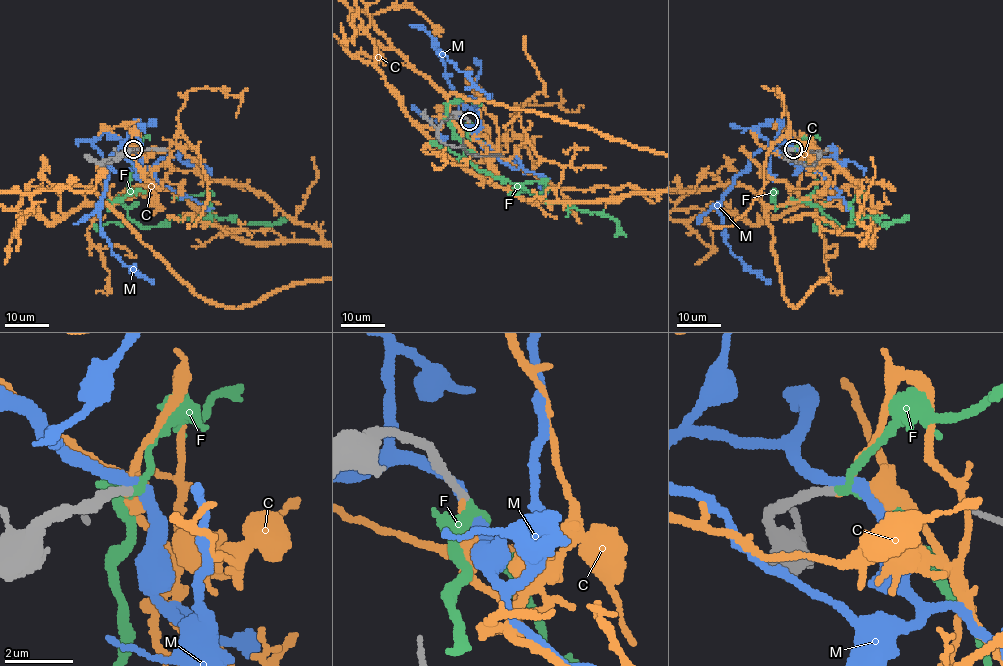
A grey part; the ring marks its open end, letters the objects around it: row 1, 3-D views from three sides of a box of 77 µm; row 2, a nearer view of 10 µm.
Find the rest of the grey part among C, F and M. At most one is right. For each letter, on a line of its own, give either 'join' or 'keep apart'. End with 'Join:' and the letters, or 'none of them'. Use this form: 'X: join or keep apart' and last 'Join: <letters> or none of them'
C: keep apart
F: join
M: keep apart
Join: F

